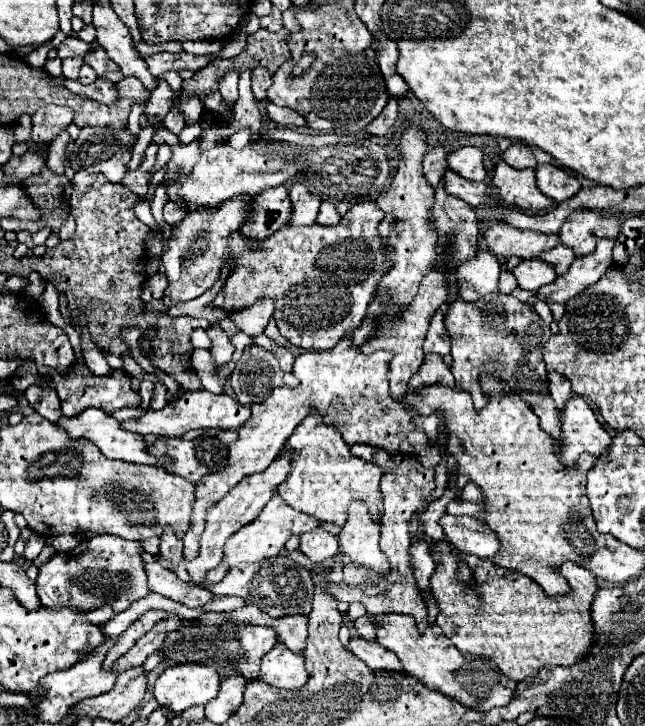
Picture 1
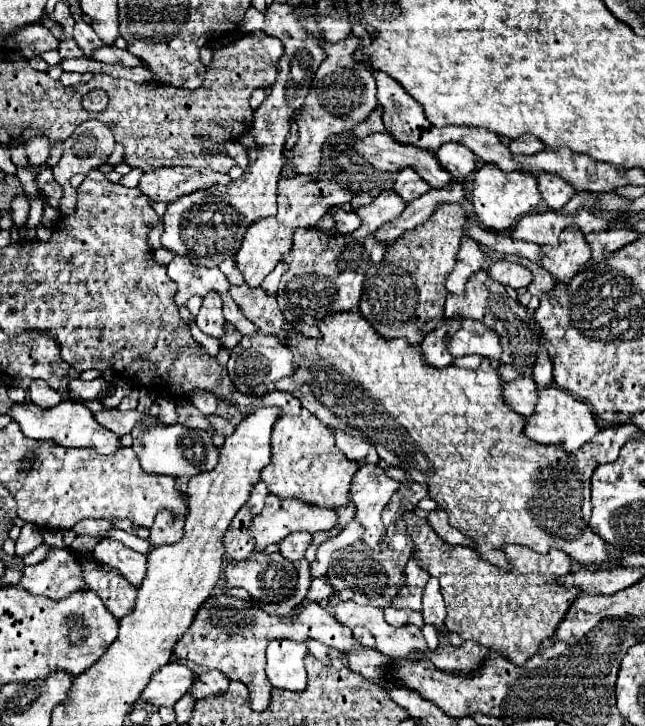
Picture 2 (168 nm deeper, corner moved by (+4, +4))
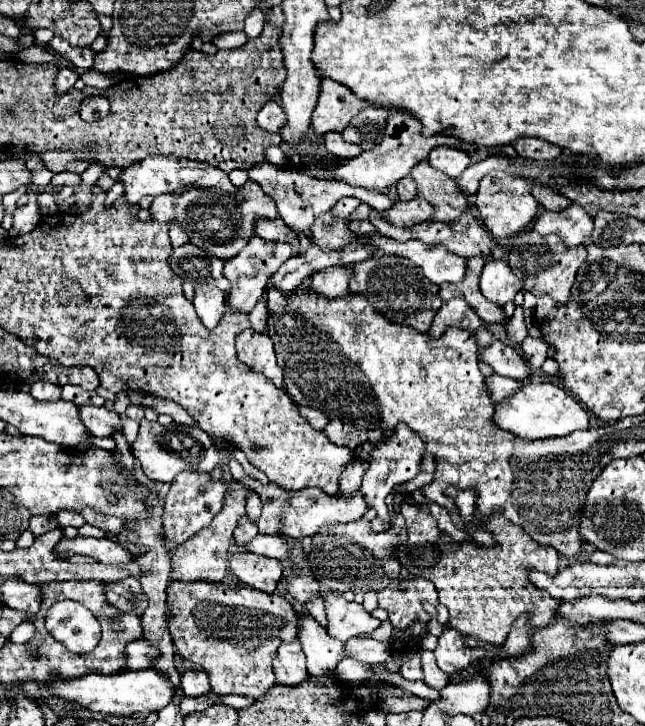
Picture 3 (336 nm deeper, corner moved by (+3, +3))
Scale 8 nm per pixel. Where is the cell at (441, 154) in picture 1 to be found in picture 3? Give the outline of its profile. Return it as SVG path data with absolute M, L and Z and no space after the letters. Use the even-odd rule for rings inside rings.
M410 175L404 177L404 179L400 179L400 181L396 183L396 189L398 189L398 197L400 197L402 201L412 201L412 199L418 195L416 183L414 183L414 179L412 179Z

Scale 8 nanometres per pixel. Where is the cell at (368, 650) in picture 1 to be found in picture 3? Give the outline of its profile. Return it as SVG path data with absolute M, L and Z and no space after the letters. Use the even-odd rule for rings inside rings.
M168 581L168 611L170 611L170 631L172 641L178 653L192 661L196 667L206 671L210 679L210 691L218 695L248 695L260 699L272 685L272 659L280 645L280 641L296 641L296 609L280 595L268 595L262 591L254 591L250 587L230 587L224 583L206 583L206 581L190 581L178 583Z

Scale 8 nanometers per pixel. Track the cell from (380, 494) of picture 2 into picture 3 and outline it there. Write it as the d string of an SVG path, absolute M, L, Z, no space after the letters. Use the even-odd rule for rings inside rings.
M398 425L398 429L394 429L394 433L388 439L384 439L380 445L372 449L372 461L370 461L370 469L364 473L362 493L364 493L366 503L378 511L378 517L382 521L386 523L390 521L388 507L386 507L386 495L392 491L394 485L406 483L420 471L420 461L424 453L426 449L422 445L422 439L412 429L406 429L406 425Z

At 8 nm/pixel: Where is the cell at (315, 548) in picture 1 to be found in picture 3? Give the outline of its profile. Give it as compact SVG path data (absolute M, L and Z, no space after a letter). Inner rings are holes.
M256 535L248 547L246 547L250 553L256 553L256 555L264 555L264 557L272 557L272 559L278 559L278 561L286 561L288 559L288 545L282 537L278 535Z

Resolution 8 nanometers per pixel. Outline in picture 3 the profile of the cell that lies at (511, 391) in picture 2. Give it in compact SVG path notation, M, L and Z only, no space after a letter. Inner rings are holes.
M490 375L486 377L486 391L490 391L490 399L494 403L500 403L502 399L510 397L512 393L516 393L516 389L520 389L524 383L522 381L514 381L514 379L508 379L508 377L502 377L502 375Z

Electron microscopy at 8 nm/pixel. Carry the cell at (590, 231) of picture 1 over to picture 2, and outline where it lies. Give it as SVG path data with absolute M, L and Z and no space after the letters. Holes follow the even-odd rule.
M579 228L561 232L559 246L543 246L543 252L541 268L545 268L557 282L571 282L581 266L591 258L591 246Z

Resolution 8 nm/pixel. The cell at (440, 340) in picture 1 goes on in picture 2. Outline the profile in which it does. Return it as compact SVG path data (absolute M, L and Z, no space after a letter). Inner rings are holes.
M469 318L461 320L461 328L453 336L447 336L445 344L453 358L465 356L465 354L481 354L485 358L499 360L501 356L497 334L491 328L483 326L481 322L475 322Z

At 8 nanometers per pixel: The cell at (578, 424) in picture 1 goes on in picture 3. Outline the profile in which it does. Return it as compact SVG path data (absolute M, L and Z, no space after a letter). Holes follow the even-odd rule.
M526 383L522 385L522 389L518 389L518 393L514 393L514 397L502 401L502 405L496 403L494 409L494 423L500 429L506 429L514 435L520 435L524 439L546 439L546 437L566 437L576 429L588 429L590 421L588 421L588 413L580 407L580 403L570 397L562 387L554 385L554 383Z

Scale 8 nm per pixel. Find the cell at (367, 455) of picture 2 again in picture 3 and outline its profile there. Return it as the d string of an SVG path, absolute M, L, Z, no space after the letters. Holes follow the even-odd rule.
M298 405L298 409L300 409L300 415L302 415L304 419L308 419L314 429L320 429L320 431L322 431L322 429L326 427L328 417L326 417L324 413L320 413L318 409L310 409L310 407L304 407L304 405Z

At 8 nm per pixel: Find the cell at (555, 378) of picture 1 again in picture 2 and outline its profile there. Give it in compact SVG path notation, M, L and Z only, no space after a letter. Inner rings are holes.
M539 348L537 352L537 362L535 362L535 370L533 370L533 380L537 382L539 388L549 388L553 384L553 374L551 374L551 360L545 348Z

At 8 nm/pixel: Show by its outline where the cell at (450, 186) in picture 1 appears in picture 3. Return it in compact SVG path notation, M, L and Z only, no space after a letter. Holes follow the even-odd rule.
M324 133L320 139L314 139L318 145L322 145L328 153L332 153L334 157L338 159L352 159L352 157L358 157L360 153L360 145L354 145L354 143L344 143L340 133Z

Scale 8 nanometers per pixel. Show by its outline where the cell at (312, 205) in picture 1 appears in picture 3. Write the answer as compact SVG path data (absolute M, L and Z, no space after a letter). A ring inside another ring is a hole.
M324 79L320 85L318 105L312 113L314 135L322 137L328 131L342 131L364 107L368 107L368 103L358 99L350 89L332 79Z

